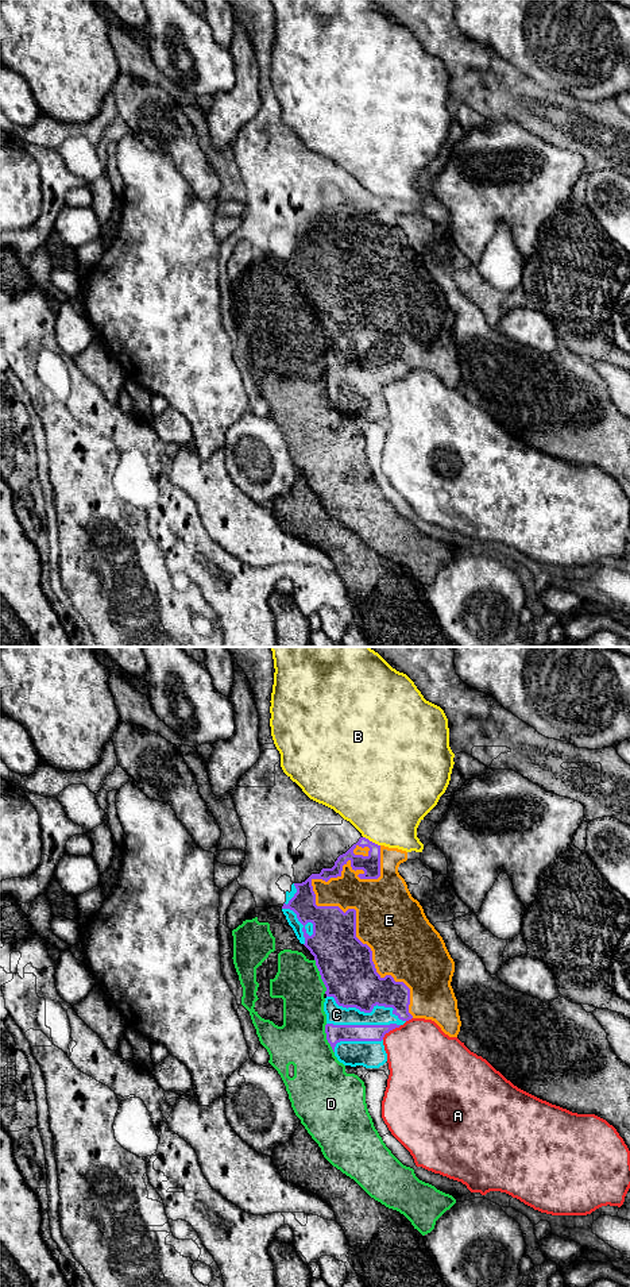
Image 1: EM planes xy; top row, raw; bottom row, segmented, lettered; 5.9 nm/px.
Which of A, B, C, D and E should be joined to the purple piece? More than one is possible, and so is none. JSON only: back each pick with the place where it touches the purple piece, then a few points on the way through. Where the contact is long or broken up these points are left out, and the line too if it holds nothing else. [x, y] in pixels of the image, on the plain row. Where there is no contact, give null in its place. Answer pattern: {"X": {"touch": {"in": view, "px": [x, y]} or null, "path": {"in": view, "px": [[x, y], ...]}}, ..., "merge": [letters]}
{"E": {"touch": {"in": "xy", "px": [328, 258]}}, "merge": ["E"]}

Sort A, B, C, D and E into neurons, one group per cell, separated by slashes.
A / B / C D / E

